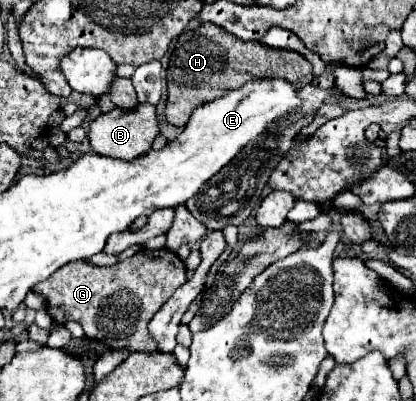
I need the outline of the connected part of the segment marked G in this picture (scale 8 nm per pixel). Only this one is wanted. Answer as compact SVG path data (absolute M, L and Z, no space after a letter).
M162 248L162 250L140 250L138 254L134 254L132 258L118 262L114 266L90 266L82 260L78 262L70 262L66 266L62 266L60 270L56 270L46 282L40 282L38 286L34 286L34 292L40 292L46 296L48 300L48 314L52 316L52 320L64 324L66 320L76 320L82 324L84 334L92 340L108 340L106 344L112 350L120 350L120 348L130 348L132 352L156 352L156 342L150 338L146 326L152 320L152 316L162 308L162 304L174 294L174 290L178 286L182 286L186 282L186 266L182 264L182 260Z

